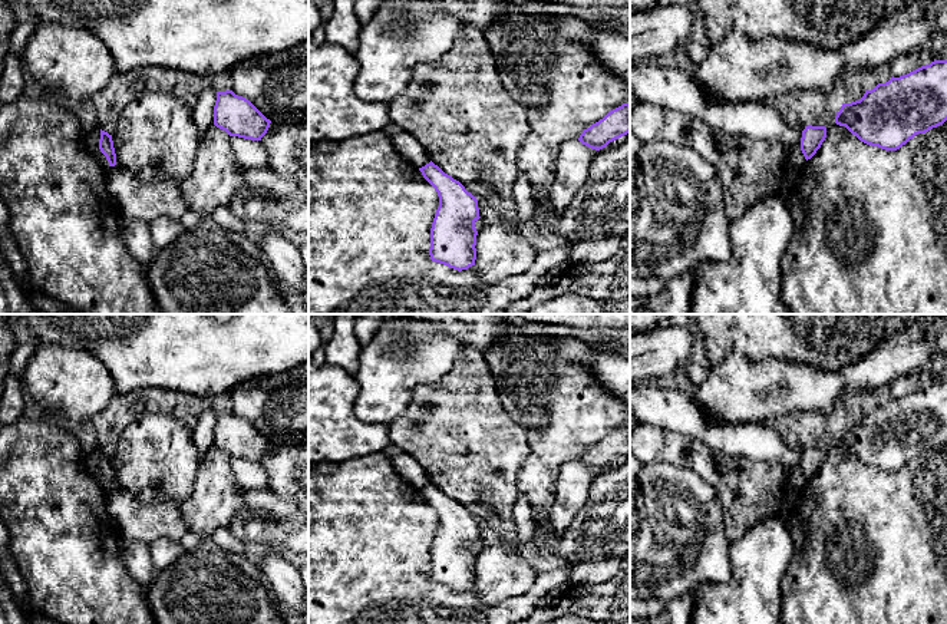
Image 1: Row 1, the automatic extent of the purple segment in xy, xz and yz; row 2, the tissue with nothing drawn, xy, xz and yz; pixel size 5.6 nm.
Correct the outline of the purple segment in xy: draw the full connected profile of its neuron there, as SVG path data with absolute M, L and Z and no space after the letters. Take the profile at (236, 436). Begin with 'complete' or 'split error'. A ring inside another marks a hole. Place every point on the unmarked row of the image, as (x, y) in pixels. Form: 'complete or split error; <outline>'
complete; M232 412L217 413L214 446L230 458L261 462L271 442L267 440L248 420Z

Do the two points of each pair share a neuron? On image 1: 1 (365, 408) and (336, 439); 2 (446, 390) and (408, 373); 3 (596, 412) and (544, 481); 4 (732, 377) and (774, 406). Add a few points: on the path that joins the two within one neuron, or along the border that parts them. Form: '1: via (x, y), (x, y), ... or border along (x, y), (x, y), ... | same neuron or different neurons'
1: border along (357, 382), (355, 413), (365, 422), (388, 425) | different neurons
2: border along (452, 366), (439, 379), (419, 383), (406, 408) | different neurons
3: via (578, 429), (544, 464) | same neuron
4: via (742, 388), (764, 402) | same neuron

